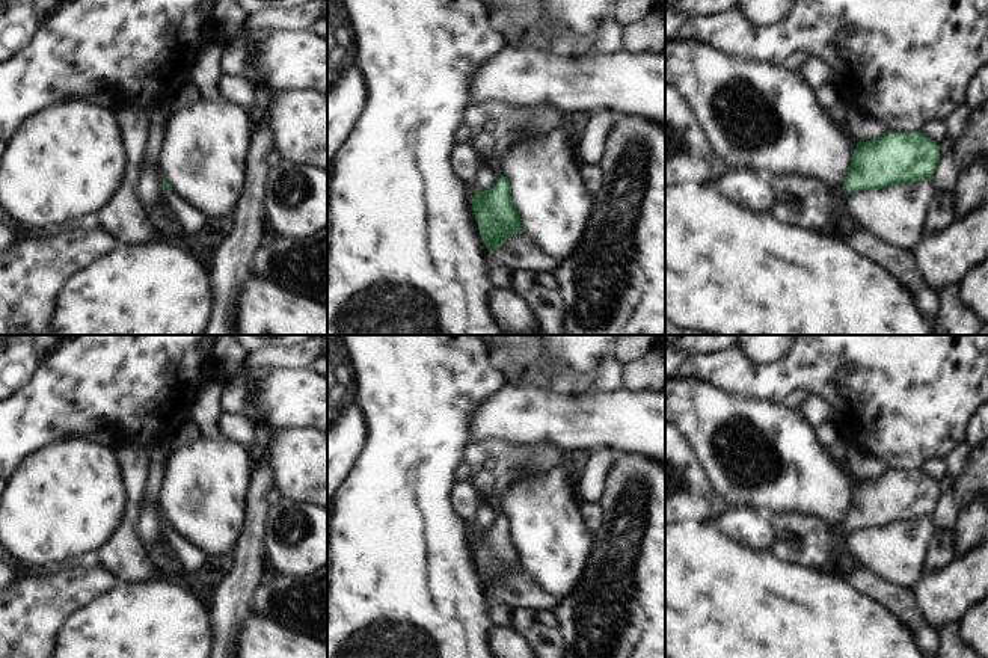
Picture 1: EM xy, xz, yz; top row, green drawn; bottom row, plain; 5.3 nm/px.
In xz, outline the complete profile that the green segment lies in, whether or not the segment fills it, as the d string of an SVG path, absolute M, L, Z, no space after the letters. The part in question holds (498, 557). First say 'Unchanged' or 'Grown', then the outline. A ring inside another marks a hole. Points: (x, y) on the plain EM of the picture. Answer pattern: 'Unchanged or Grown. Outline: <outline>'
Unchanged. Outline: M501 515L493 527L472 534L472 548L486 587L495 590L505 578L523 570L522 557L511 534L511 521Z

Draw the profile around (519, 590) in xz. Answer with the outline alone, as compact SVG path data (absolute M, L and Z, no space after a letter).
M525 569L505 578L495 590L487 587L493 601L513 610L551 610L555 611L560 596L548 592Z

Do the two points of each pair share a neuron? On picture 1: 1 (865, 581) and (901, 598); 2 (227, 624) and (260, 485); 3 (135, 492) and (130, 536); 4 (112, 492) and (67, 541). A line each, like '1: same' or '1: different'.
1: same
2: same
3: same
4: same

